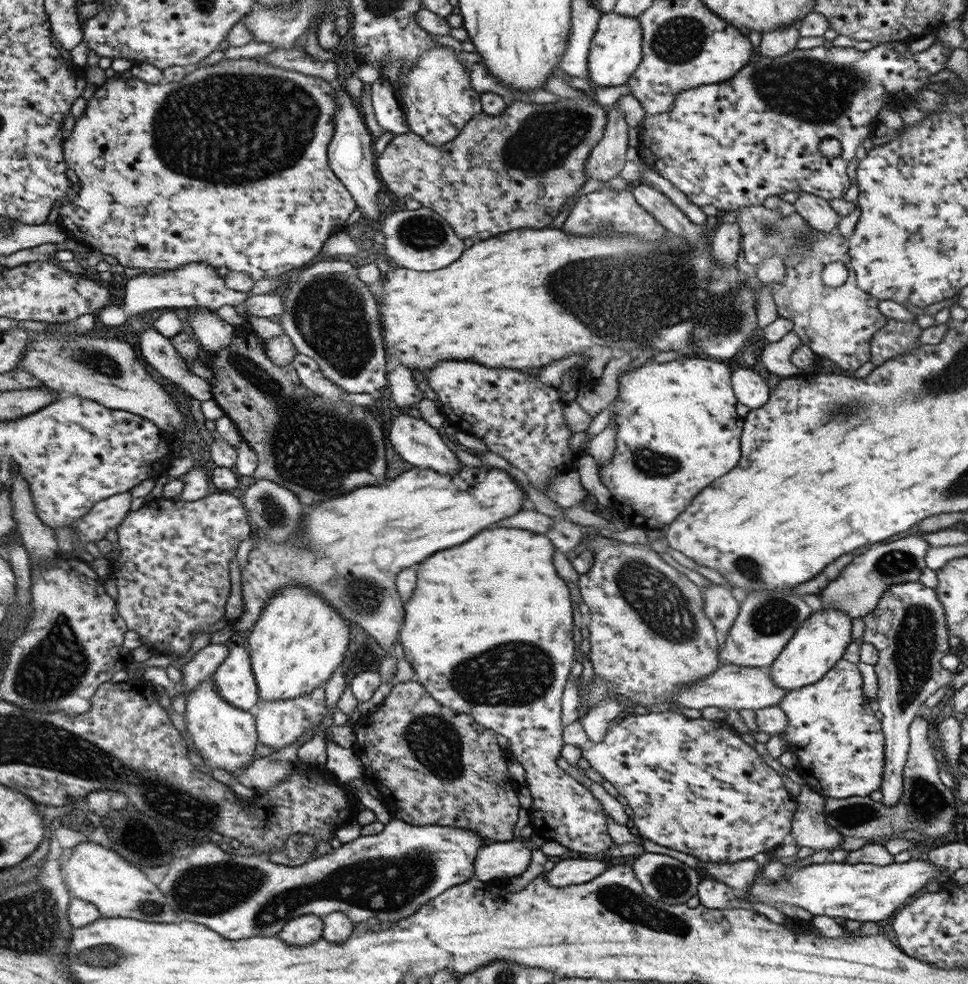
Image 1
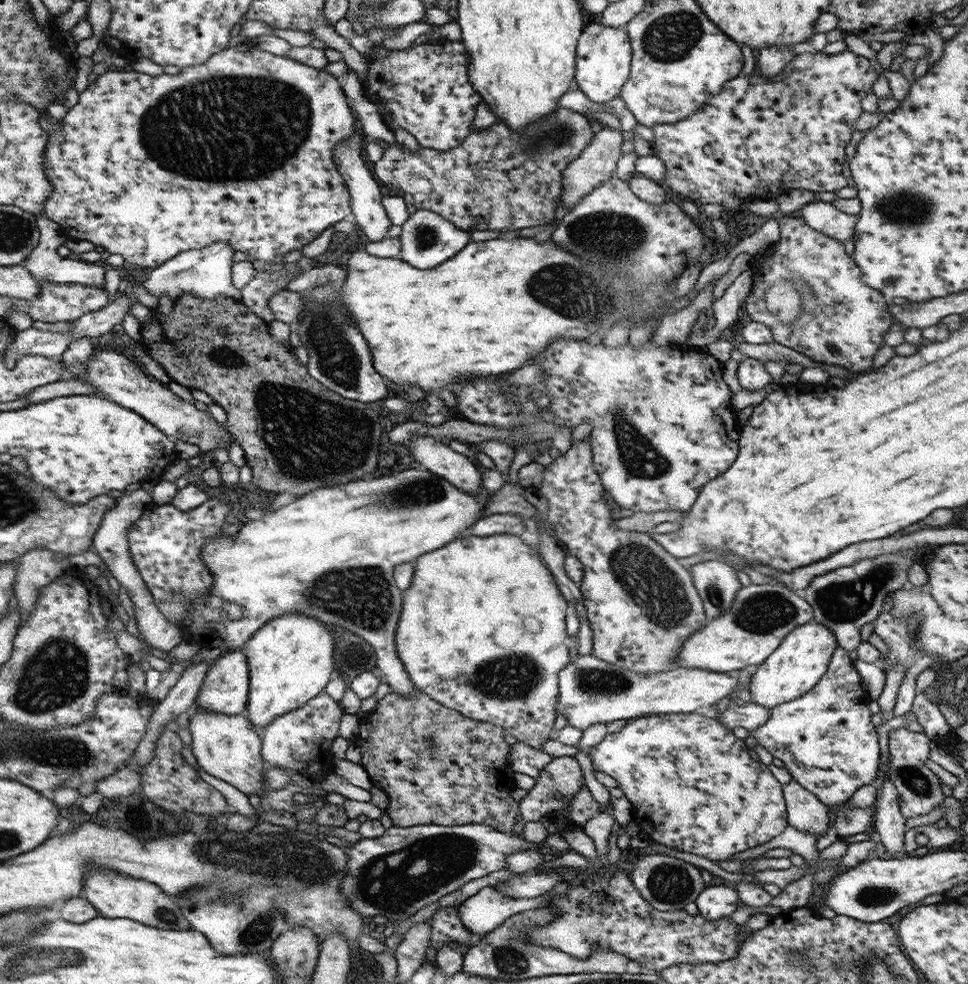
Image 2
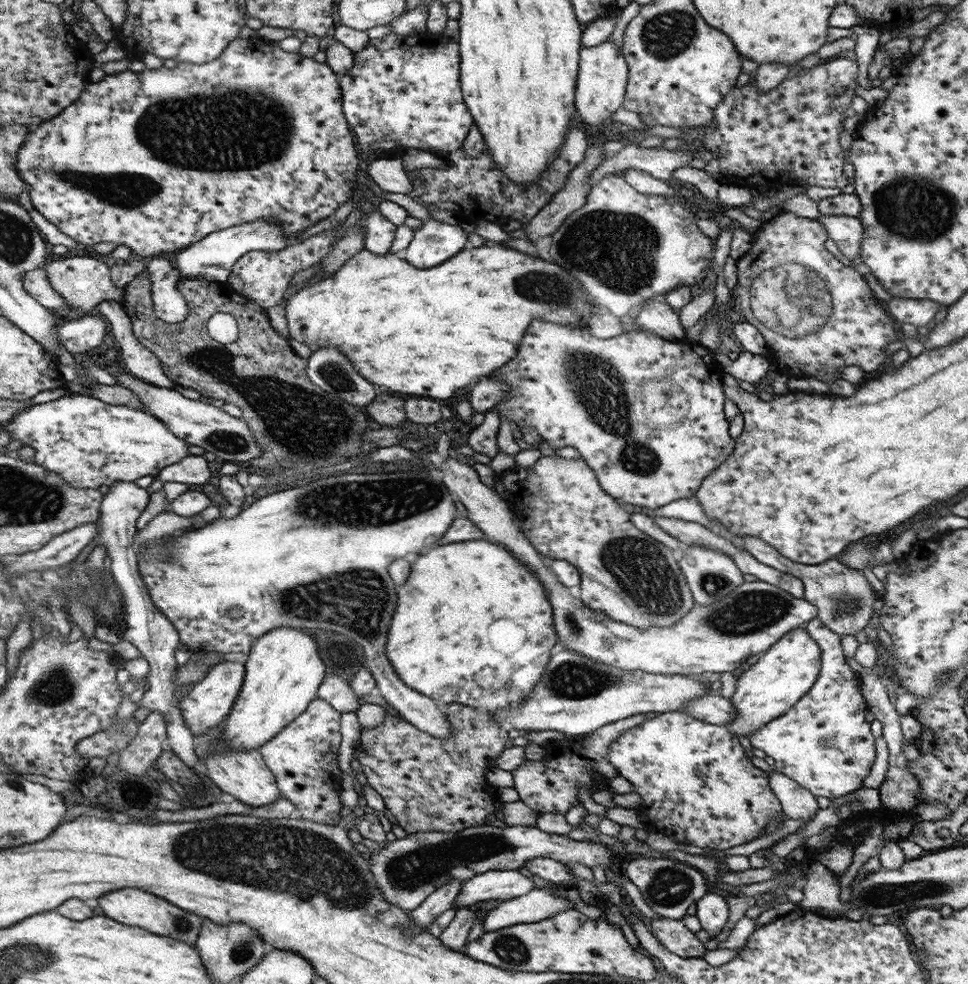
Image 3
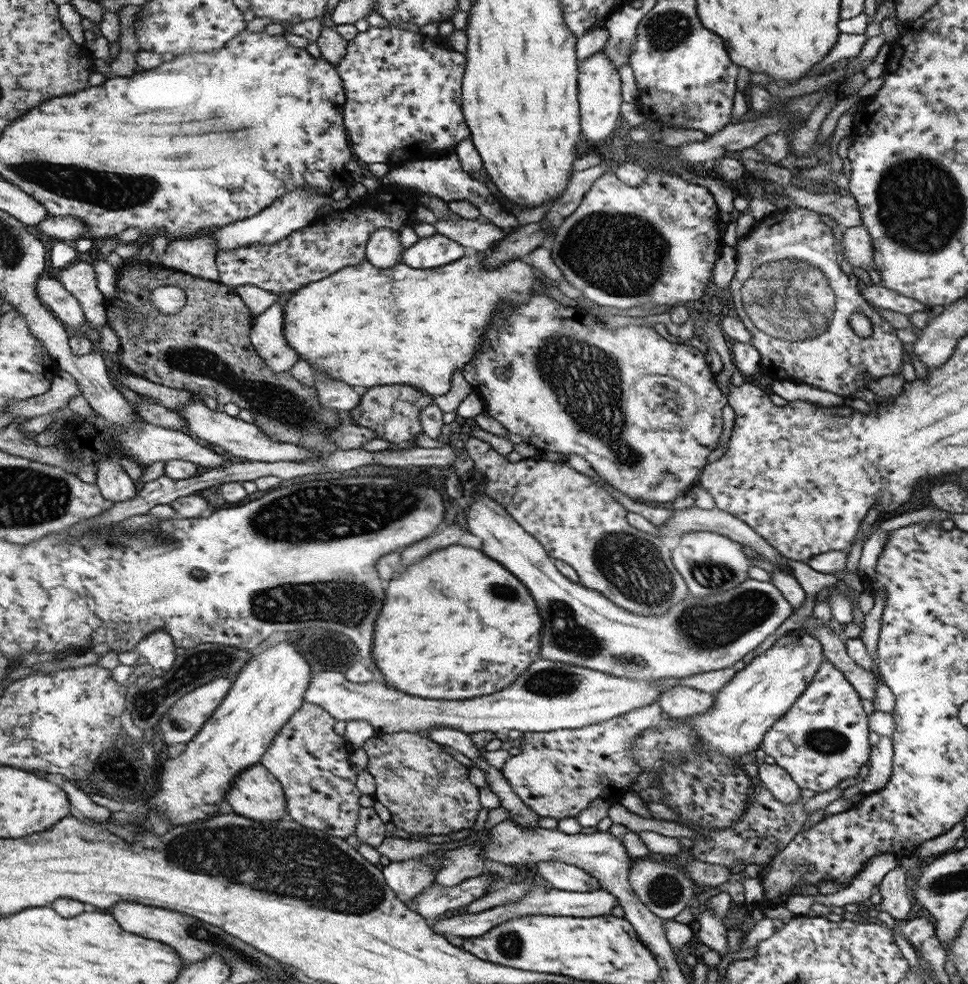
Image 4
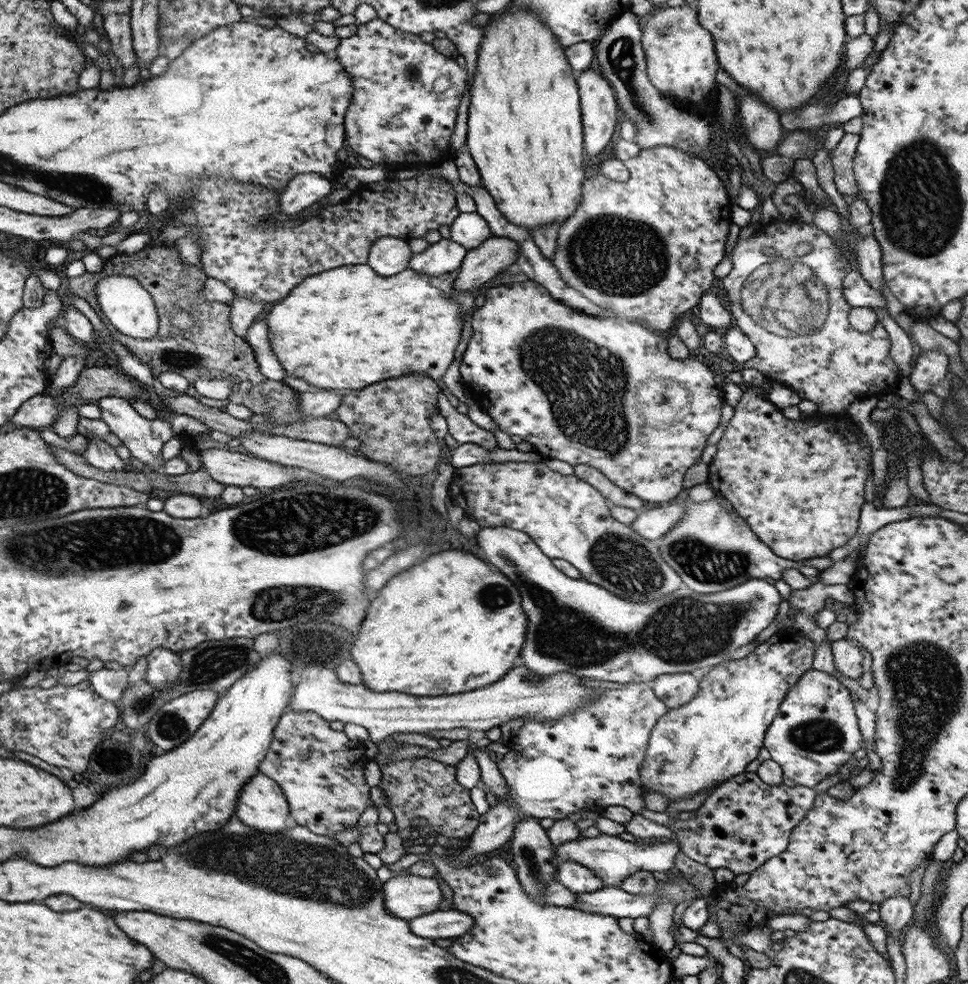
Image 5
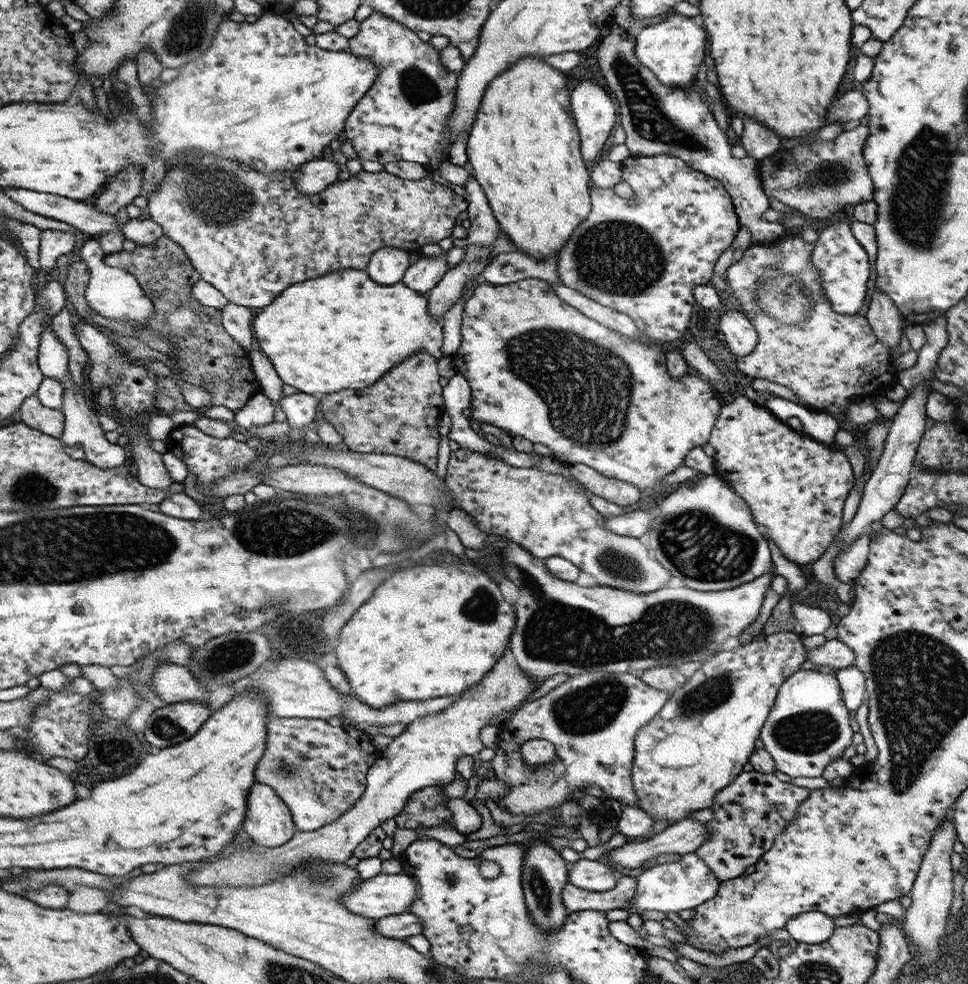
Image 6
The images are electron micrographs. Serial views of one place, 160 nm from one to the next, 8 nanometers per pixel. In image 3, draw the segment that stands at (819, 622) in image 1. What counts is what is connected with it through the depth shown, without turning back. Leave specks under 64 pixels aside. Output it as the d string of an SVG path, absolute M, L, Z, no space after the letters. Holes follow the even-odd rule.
M804 627L782 636L755 666L744 667L738 673L736 689L730 699L737 710L737 717L726 724L729 731L738 738L749 737L751 732L768 724L768 721L782 716L814 687L821 671L821 657L821 649Z

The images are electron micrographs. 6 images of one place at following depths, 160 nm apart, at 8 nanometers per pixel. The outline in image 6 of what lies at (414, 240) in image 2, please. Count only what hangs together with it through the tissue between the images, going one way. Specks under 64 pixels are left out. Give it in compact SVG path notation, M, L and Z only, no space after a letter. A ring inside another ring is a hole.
M447 252L433 257L421 255L421 259L409 265L402 282L423 295L428 294L441 283L446 272L449 272L446 256Z

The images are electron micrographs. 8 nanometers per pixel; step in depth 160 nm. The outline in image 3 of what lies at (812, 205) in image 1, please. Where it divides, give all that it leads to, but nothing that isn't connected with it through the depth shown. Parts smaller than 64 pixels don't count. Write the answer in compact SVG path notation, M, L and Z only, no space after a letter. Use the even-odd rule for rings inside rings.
M821 215L817 221L827 230L830 245L847 262L860 254L863 226L859 217Z

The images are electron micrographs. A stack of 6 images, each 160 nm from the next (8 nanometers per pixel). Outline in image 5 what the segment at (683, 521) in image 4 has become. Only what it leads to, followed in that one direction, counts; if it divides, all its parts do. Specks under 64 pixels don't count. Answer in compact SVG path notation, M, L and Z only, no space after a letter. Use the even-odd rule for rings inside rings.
M684 502L664 504L657 508L647 509L639 514L639 517L631 524L631 527L643 537L651 541L666 536L671 528L683 519L687 506Z

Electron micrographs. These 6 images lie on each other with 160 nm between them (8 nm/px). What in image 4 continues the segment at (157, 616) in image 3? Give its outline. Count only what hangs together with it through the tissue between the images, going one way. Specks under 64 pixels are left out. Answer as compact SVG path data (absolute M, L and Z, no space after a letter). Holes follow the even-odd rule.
M101 460L97 469L97 485L106 500L118 503L134 498L140 483L136 483L119 462ZM156 630L150 636L142 639L142 642L136 647L136 651L144 663L152 666L153 676L161 677L175 664L176 648L172 636L168 632Z

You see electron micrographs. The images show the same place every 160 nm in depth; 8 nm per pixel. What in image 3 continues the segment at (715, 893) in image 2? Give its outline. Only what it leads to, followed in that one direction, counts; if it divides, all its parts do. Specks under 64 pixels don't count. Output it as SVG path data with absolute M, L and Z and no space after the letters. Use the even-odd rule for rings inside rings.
M707 893L696 902L696 908L695 915L701 922L701 928L707 930L710 936L712 935L711 938L716 937L728 920L728 903L726 903L726 899L718 896L718 894Z

